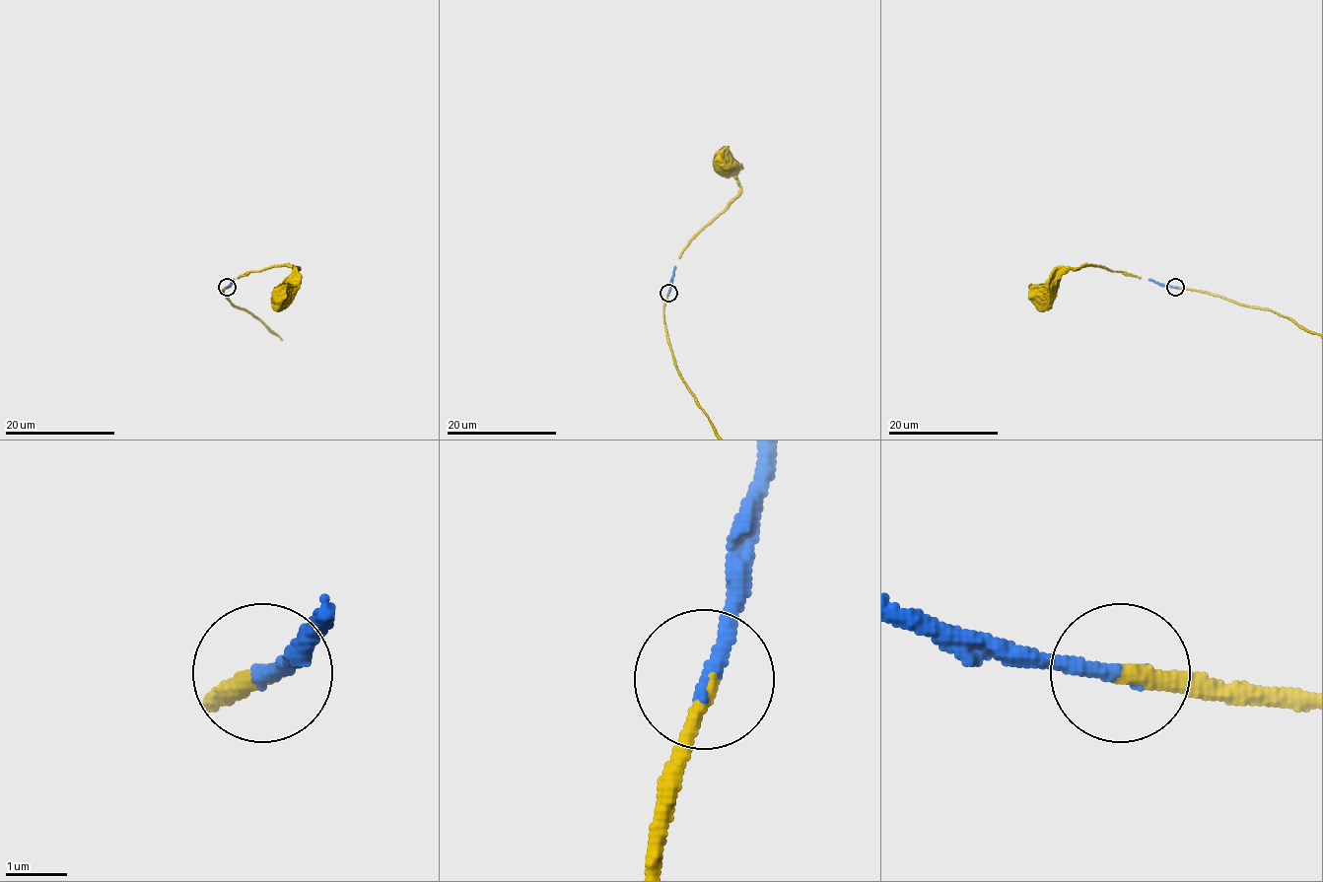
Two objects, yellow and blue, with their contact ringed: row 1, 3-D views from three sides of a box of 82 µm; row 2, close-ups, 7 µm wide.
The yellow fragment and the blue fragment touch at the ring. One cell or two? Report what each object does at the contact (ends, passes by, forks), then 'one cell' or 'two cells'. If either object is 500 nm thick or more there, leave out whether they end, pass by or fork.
yellow ends | blue ends | one cell

